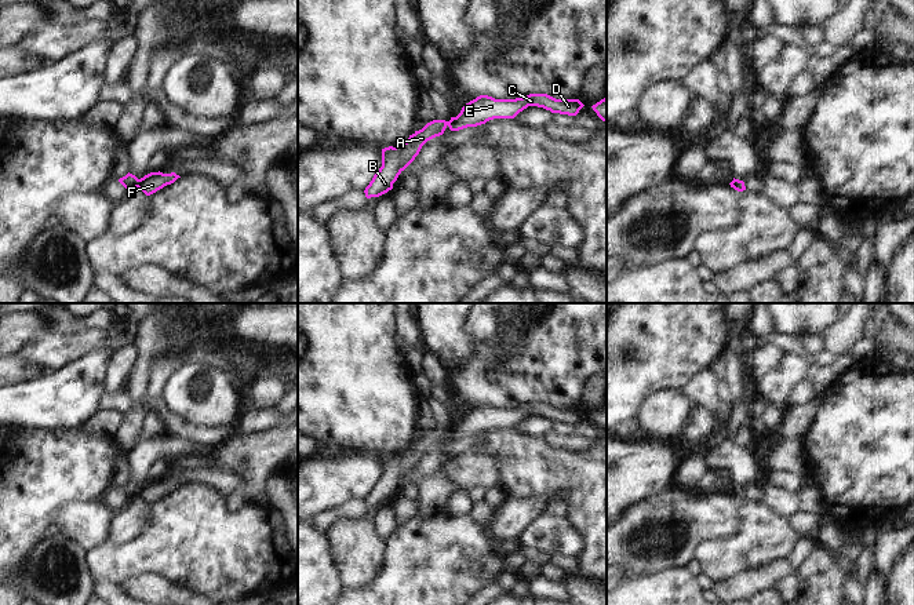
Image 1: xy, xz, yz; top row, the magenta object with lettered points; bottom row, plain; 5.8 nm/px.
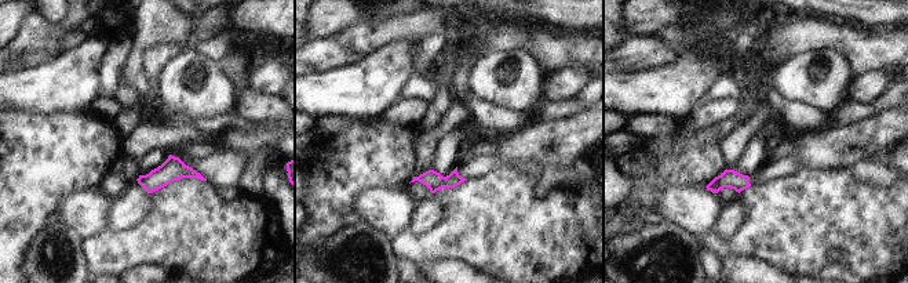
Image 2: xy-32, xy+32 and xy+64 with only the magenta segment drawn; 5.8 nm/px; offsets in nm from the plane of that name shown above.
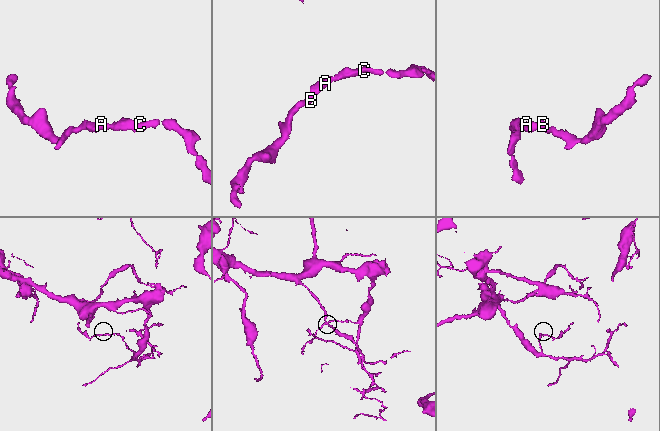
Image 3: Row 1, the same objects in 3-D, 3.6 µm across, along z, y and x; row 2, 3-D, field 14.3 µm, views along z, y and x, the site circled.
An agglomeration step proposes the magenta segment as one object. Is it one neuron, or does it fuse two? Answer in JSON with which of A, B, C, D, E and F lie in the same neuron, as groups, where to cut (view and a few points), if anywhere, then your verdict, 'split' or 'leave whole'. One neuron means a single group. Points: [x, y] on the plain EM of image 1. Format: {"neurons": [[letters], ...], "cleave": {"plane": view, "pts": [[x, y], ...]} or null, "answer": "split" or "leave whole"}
{"neurons": [["A", "B", "C", "D", "E", "F"]], "cleave": null, "answer": "leave whole"}

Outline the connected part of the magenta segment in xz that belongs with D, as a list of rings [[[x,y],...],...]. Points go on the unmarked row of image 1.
[[[529,402],[516,408],[495,408],[480,404],[466,412],[456,426],[449,430],[433,429],[422,438],[409,444],[408,449],[393,456],[382,458],[382,475],[374,484],[364,502],[367,507],[379,506],[393,498],[398,484],[415,469],[422,455],[444,442],[448,435],[459,440],[467,435],[477,435],[494,427],[514,427],[528,415],[538,415],[551,422],[576,424],[585,415],[579,408],[556,408],[547,402]]]

